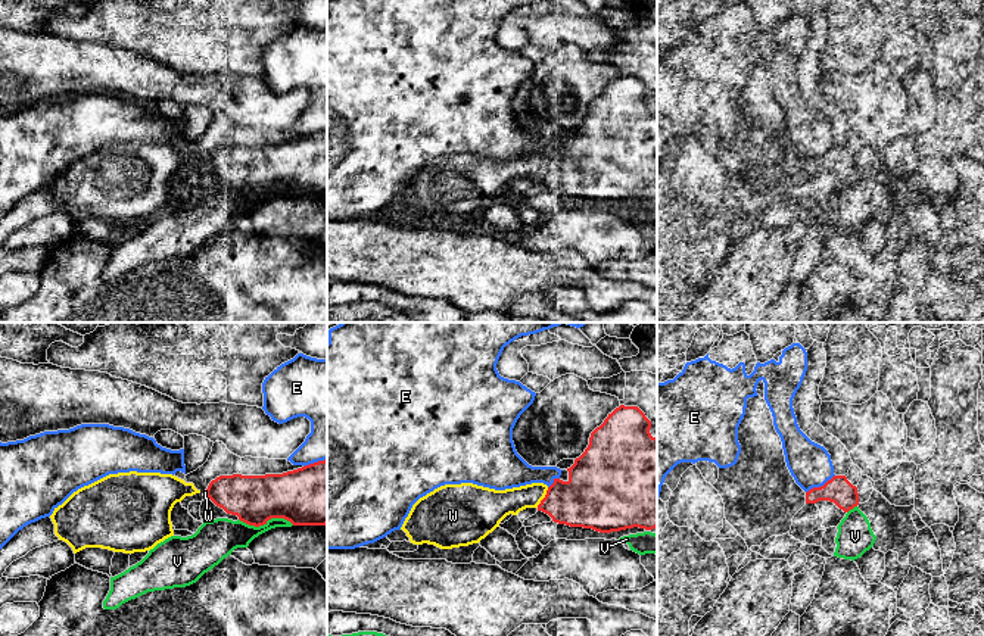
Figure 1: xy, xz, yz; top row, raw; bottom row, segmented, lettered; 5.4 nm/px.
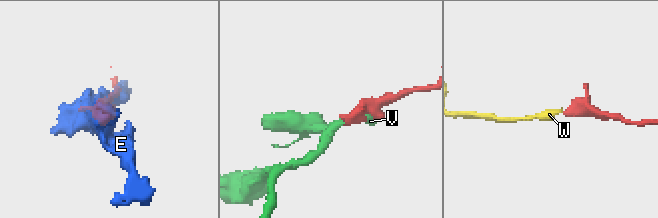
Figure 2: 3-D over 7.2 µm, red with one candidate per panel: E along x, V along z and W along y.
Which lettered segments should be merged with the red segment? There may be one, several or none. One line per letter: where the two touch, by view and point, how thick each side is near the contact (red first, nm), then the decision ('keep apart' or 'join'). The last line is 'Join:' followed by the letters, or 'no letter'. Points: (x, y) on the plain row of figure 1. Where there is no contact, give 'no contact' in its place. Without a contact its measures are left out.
E: contact yz (821, 156); calibres 150 and 240 nm; keep apart
V: contact xy (267, 190); calibres 320 and 180 nm; keep apart
W: contact xz (544, 168); calibres 320 and 150 nm; join
Join: W

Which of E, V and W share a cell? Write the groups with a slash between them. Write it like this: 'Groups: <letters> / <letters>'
Groups: E / V / W

